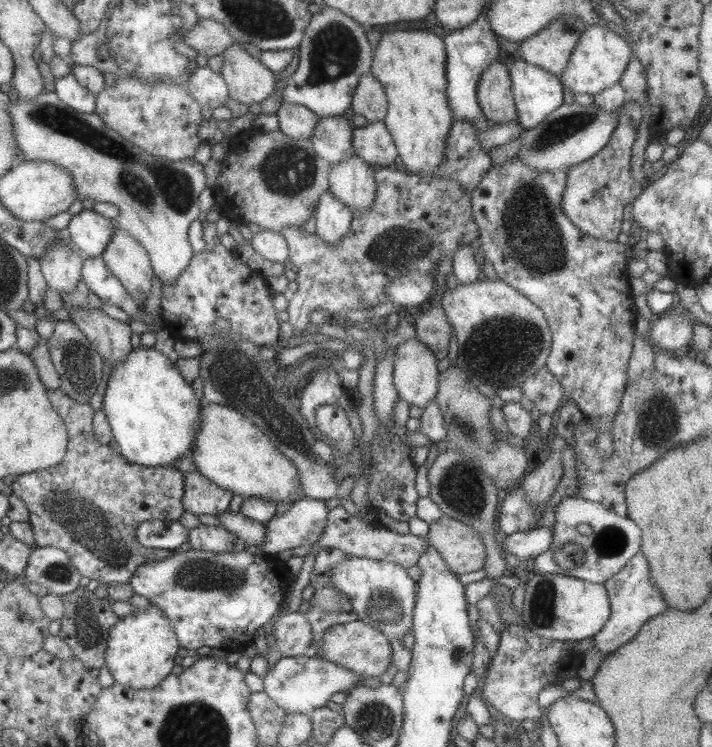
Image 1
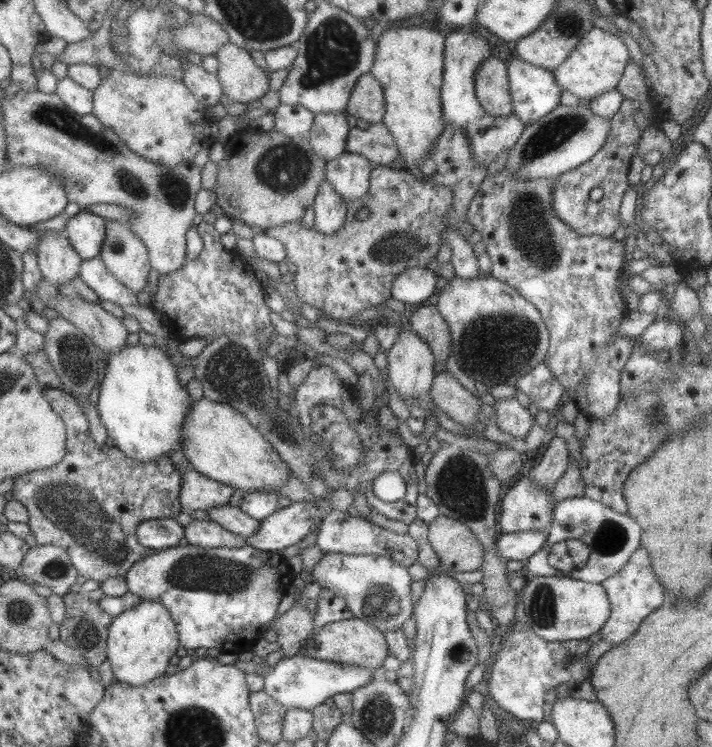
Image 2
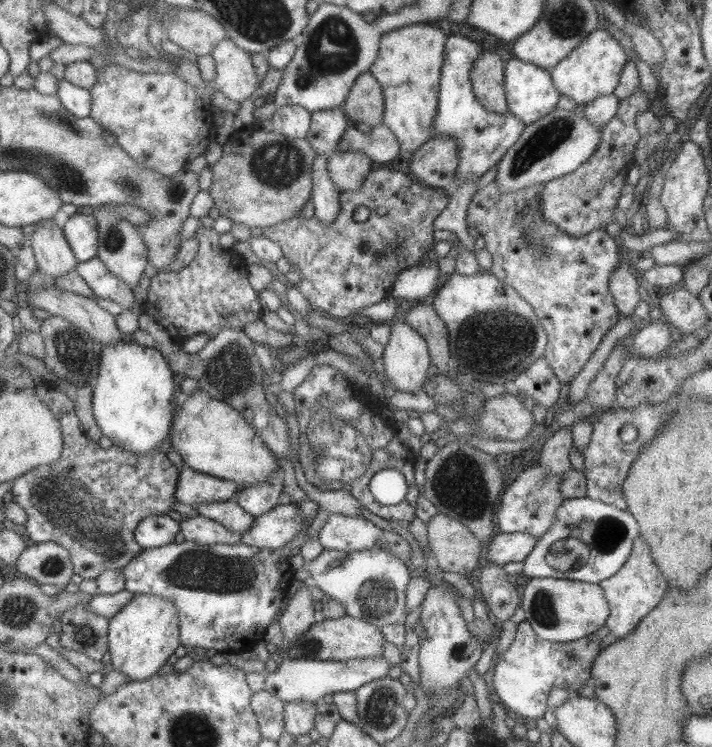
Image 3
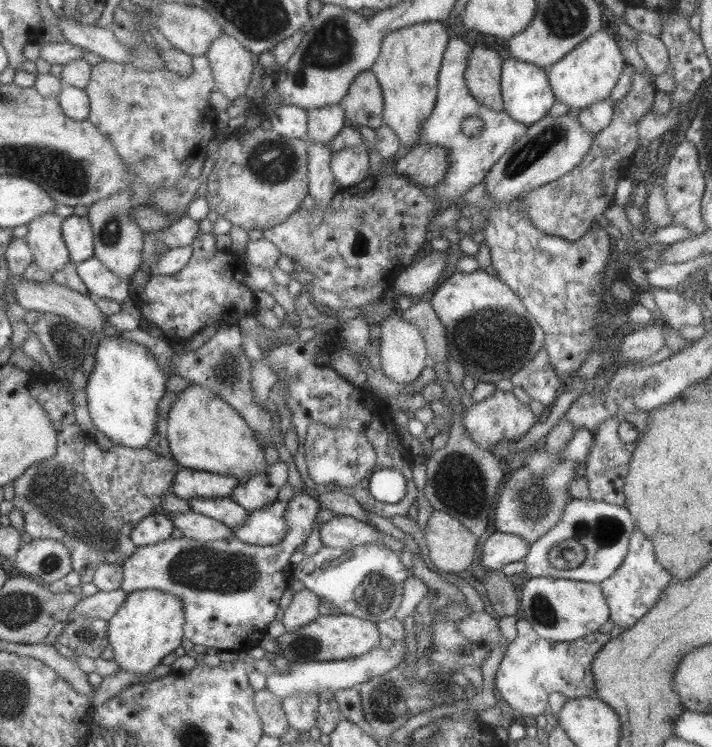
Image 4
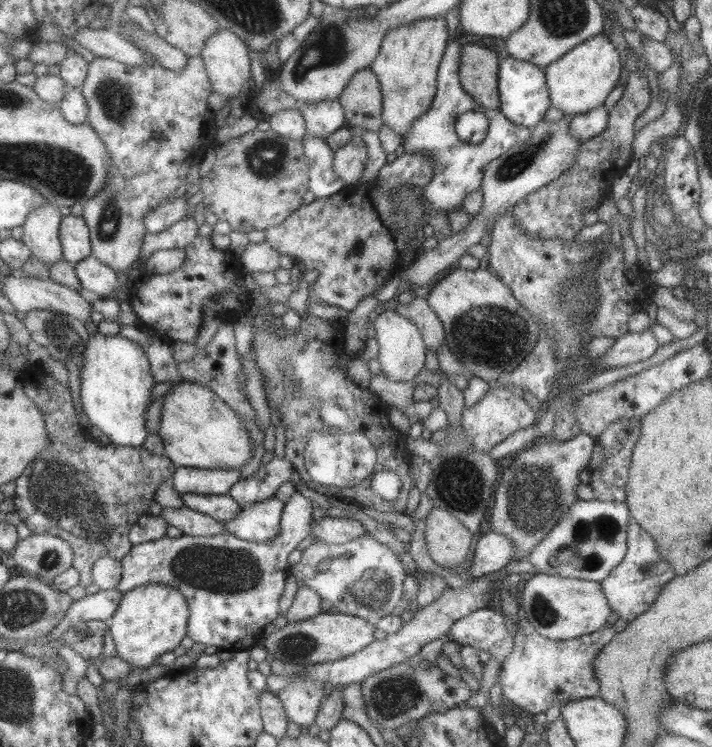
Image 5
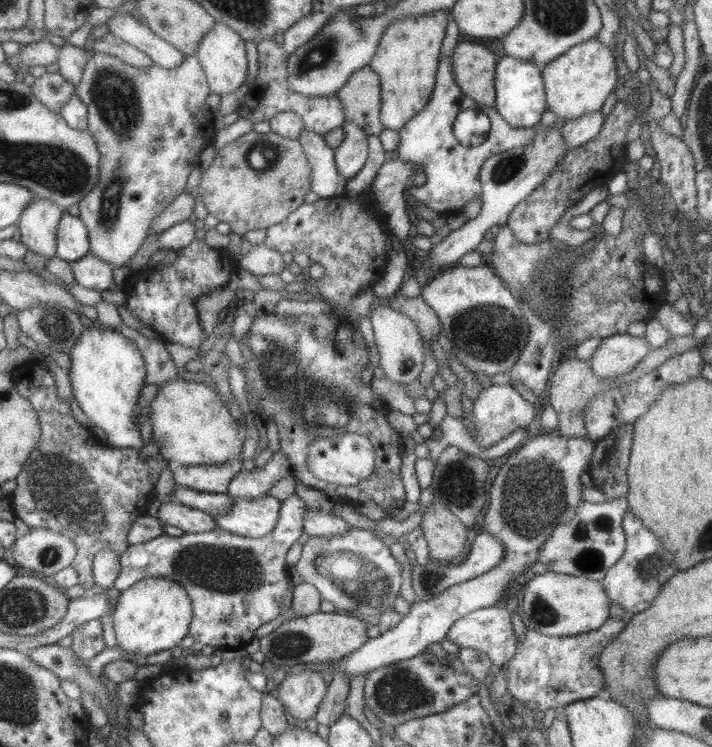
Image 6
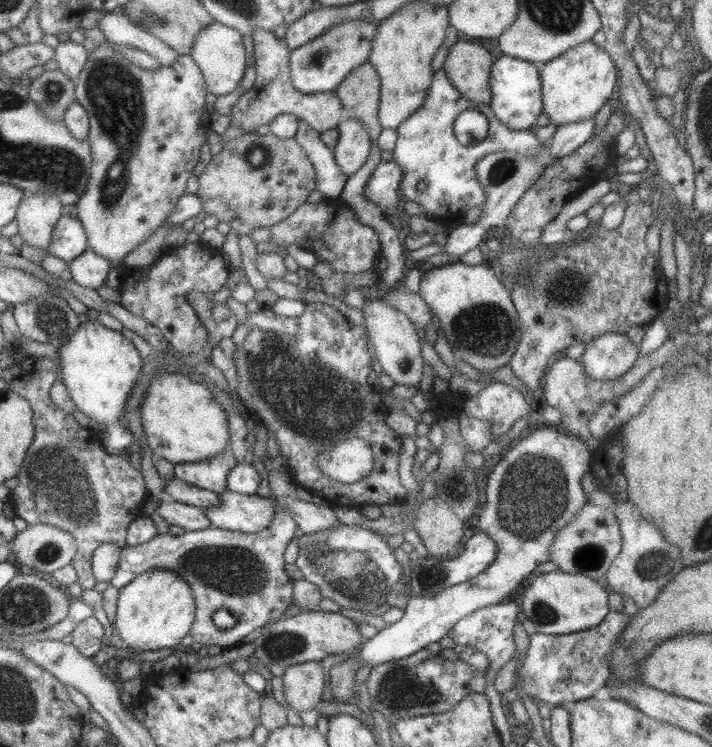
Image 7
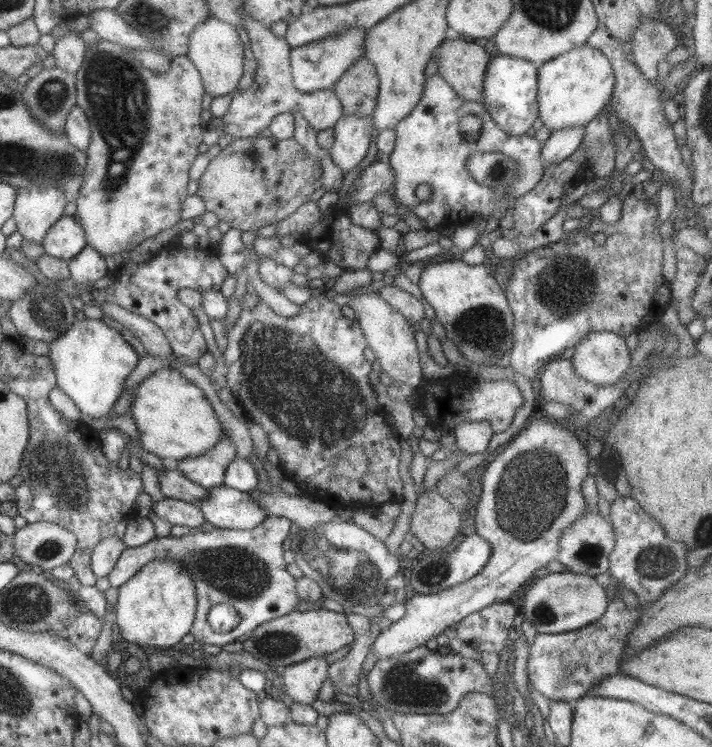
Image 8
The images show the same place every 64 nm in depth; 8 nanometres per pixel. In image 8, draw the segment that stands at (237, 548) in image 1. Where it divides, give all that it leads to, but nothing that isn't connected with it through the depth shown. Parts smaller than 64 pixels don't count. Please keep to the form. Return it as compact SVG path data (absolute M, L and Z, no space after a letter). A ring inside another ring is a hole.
M164 497L163 500L153 504L154 514L163 522L171 525L197 528L206 520L196 505Z

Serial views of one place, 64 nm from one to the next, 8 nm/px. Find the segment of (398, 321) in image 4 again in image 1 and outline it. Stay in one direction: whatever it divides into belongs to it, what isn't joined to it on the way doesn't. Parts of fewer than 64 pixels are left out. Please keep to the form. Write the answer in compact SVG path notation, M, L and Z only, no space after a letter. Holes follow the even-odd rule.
M416 336L393 350L393 386L398 398L407 404L425 408L437 394L439 370L435 355Z

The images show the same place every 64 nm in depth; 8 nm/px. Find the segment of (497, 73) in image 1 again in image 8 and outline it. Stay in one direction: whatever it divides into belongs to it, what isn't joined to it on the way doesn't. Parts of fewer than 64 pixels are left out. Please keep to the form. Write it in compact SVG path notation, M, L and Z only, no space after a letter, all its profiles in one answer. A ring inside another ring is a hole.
M467 39L443 40L437 46L437 74L449 87L468 101L481 103L484 75L490 57L481 46L469 44Z

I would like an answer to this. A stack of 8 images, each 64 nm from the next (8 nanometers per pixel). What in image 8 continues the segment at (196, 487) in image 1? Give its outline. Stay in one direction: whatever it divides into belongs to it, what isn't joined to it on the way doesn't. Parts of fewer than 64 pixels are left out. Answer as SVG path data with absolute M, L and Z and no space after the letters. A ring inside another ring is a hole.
M222 430L219 443L203 455L177 461L176 470L194 484L207 490L223 485L226 467L236 458L235 448Z

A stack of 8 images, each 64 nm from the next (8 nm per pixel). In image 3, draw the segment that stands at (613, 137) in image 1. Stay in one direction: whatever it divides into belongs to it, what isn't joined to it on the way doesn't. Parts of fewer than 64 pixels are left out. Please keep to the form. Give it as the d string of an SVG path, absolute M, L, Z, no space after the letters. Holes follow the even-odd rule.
M641 86L631 96L621 99L614 117L599 132L595 152L573 172L542 184L539 203L546 222L557 226L557 229L567 235L576 237L595 230L605 230L609 222L615 223L613 212L617 208L617 199L621 194L621 186L625 184L627 171L634 163L634 150L640 139L635 119L639 112L649 108L650 102Z

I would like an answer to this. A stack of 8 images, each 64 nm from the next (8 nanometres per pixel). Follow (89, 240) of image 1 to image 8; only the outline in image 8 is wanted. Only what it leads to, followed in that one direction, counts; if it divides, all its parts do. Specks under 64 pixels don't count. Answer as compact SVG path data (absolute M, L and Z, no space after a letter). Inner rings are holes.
M61 215L61 218L43 236L41 246L44 254L70 261L85 248L85 238L82 227L75 216Z

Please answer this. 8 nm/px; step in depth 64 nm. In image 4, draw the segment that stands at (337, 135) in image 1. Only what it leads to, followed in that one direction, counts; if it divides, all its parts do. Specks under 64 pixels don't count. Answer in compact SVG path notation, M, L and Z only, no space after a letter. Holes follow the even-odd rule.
M325 104L321 108L303 109L307 113L305 139L309 142L328 146L331 138L347 124L343 107L339 104Z

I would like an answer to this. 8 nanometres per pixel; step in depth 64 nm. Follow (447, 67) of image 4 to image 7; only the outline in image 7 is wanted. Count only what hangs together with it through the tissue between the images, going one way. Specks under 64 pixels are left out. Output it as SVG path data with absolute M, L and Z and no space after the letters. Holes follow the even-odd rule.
M437 70L434 72L431 85L429 86L426 97L423 98L423 104L413 114L407 116L403 122L399 123L399 126L394 129L396 131L396 141L391 154L386 157L395 161L397 167L401 169L401 182L399 182L398 195L403 196L406 201L411 200L422 206L426 219L433 220L435 222L449 225L452 222L462 222L465 210L471 207L483 209L483 203L485 203L485 188L481 186L481 183L475 178L475 162L482 158L486 154L491 154L495 151L515 151L521 155L529 155L529 157L535 157L537 155L537 149L539 149L539 140L535 137L535 133L529 131L529 129L512 131L505 127L490 108L483 108L478 103L473 102L465 98L459 93L450 83L448 77L445 75L444 70ZM463 110L482 110L487 117L489 130L487 130L487 136L477 142L473 146L463 146L459 144L455 138L453 132L453 121L455 117ZM425 181L426 187L424 190L415 189L416 182Z

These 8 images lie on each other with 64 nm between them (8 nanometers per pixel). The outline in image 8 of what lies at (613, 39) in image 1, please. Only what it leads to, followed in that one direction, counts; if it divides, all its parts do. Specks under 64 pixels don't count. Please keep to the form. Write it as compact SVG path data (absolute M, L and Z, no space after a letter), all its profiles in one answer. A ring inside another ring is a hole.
M589 45L575 47L542 65L537 72L537 116L549 131L586 126L607 104L615 83L607 57Z

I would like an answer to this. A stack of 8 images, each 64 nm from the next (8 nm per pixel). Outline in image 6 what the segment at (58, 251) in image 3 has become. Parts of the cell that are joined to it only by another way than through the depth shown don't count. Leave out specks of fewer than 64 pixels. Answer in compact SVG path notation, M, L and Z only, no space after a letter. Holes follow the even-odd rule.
M36 197L19 214L15 225L20 234L20 242L45 259L55 256L55 232L61 214L62 209L55 202Z

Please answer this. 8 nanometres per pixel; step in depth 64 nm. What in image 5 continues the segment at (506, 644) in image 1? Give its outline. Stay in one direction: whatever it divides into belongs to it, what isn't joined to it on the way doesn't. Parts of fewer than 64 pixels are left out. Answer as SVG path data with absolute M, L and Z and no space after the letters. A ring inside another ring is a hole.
M521 615L517 632L513 635L513 649L501 662L498 672L502 696L528 717L544 713L553 702L559 701L563 705L571 700L597 696L599 684L593 672L593 659L616 632L613 625L606 624L595 632L577 638L551 640L537 634Z

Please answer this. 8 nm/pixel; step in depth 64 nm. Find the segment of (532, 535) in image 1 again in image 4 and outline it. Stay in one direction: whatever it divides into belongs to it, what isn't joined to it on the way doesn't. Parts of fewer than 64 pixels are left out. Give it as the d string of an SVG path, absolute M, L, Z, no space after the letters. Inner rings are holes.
M495 531L483 539L479 566L485 571L500 570L509 563L523 560L528 546L523 537Z

